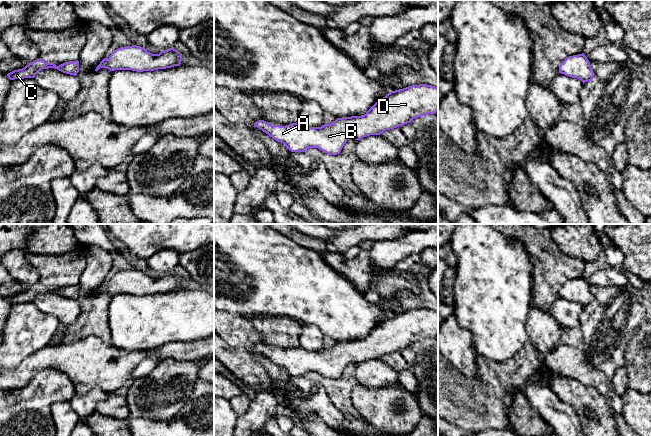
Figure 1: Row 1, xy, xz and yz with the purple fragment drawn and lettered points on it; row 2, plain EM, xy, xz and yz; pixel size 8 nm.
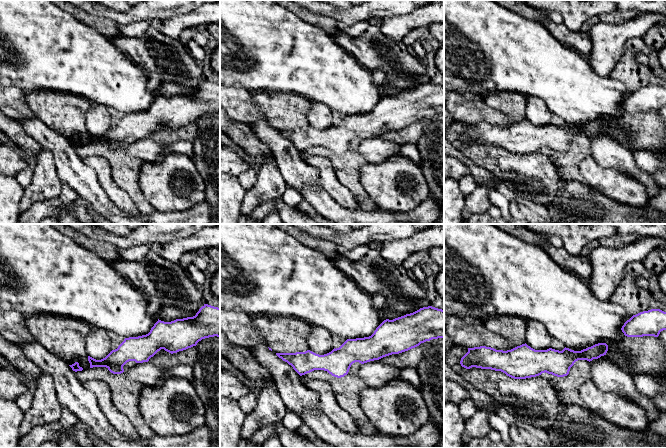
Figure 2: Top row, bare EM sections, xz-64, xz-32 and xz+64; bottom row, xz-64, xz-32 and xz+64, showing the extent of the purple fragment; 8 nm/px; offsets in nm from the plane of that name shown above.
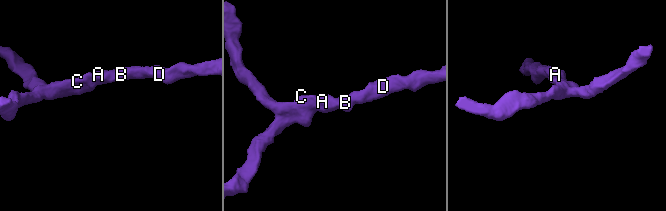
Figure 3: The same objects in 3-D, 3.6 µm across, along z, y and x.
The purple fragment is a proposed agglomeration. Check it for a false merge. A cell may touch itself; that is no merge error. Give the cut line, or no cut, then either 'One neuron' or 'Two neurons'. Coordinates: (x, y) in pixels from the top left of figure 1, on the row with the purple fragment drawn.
No split. One neuron

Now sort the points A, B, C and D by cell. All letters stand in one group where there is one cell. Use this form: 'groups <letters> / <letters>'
groups A B C D

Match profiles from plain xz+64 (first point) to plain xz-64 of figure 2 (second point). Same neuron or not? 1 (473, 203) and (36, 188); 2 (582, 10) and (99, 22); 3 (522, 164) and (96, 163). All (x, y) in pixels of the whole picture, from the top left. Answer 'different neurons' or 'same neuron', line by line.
1: same neuron
2: different neurons
3: same neuron

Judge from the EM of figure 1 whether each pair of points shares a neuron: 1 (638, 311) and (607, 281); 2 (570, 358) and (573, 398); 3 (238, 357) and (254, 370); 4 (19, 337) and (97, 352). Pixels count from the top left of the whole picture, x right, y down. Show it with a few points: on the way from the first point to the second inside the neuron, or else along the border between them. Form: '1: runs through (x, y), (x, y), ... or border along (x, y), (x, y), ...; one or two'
1: border along (623, 286), (590, 287); two
2: border along (548, 376), (557, 374), (573, 378), (593, 387); two
3: runs through (242, 361), (250, 369); one
4: border along (51, 342), (30, 355); two

